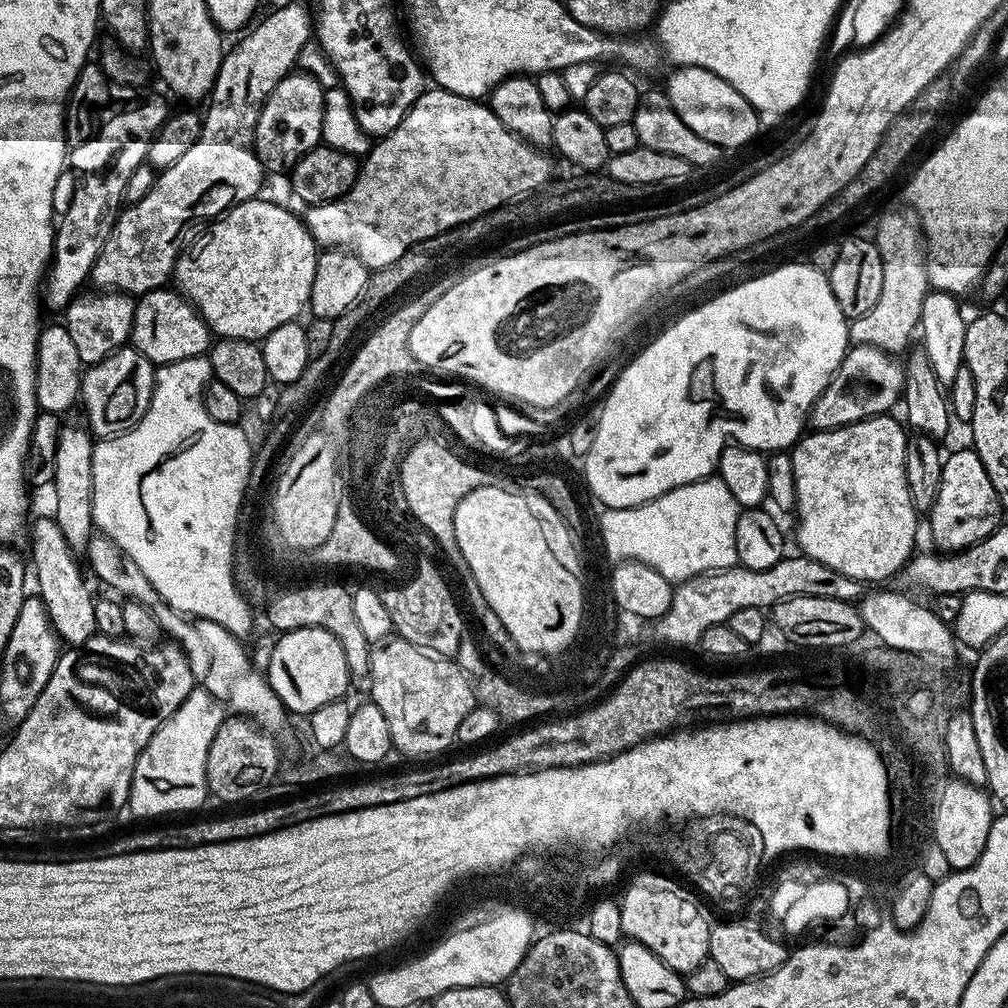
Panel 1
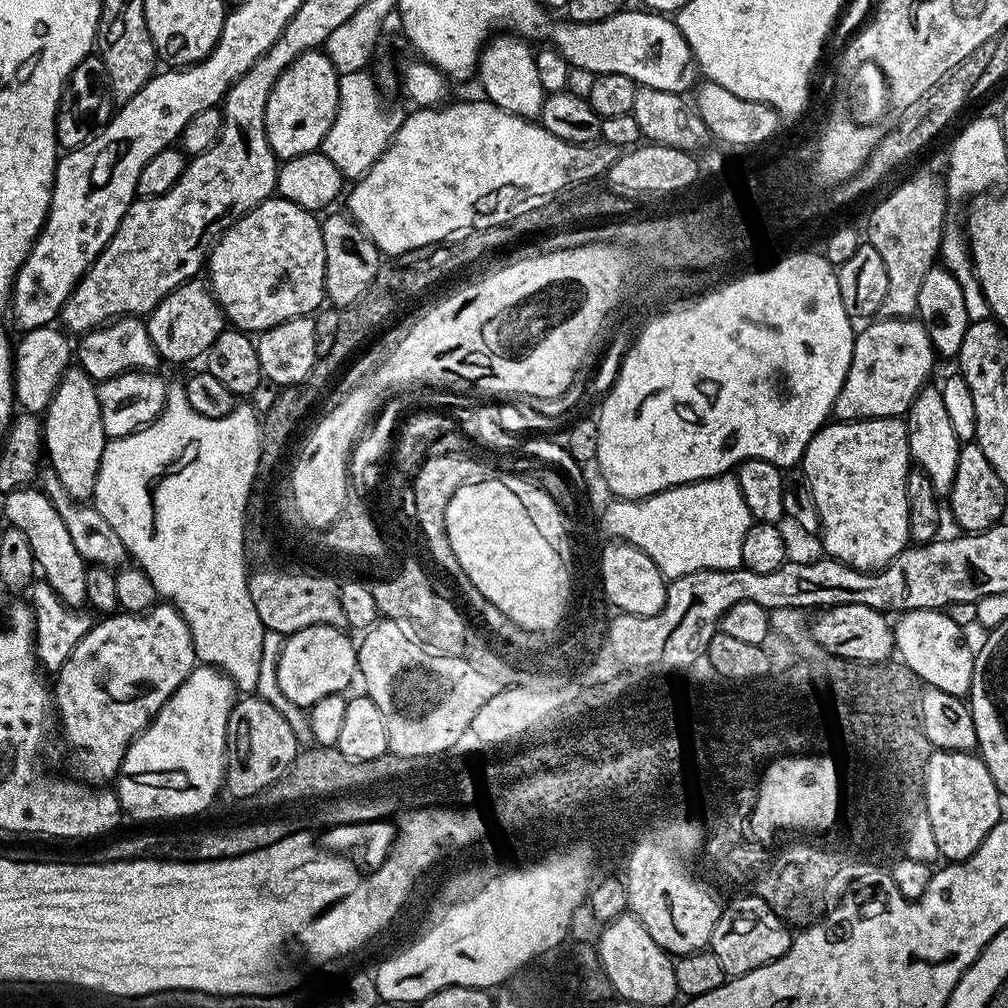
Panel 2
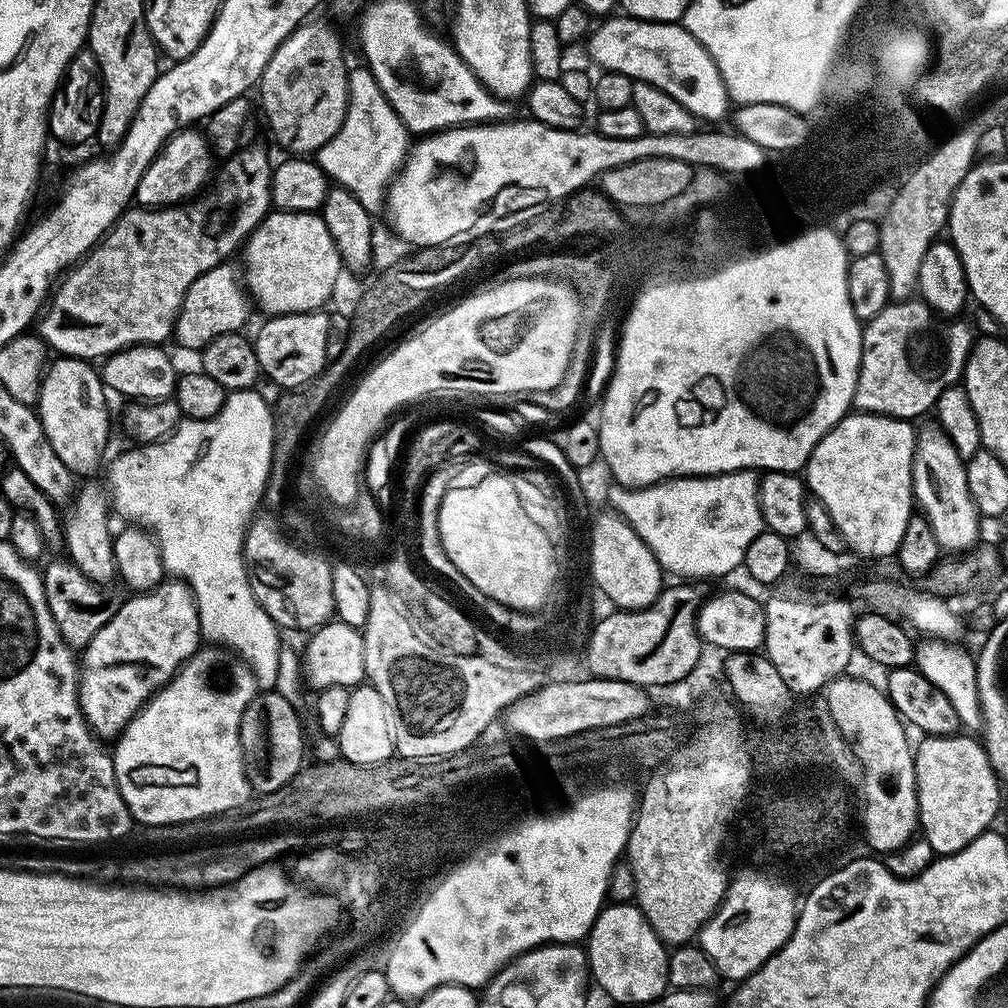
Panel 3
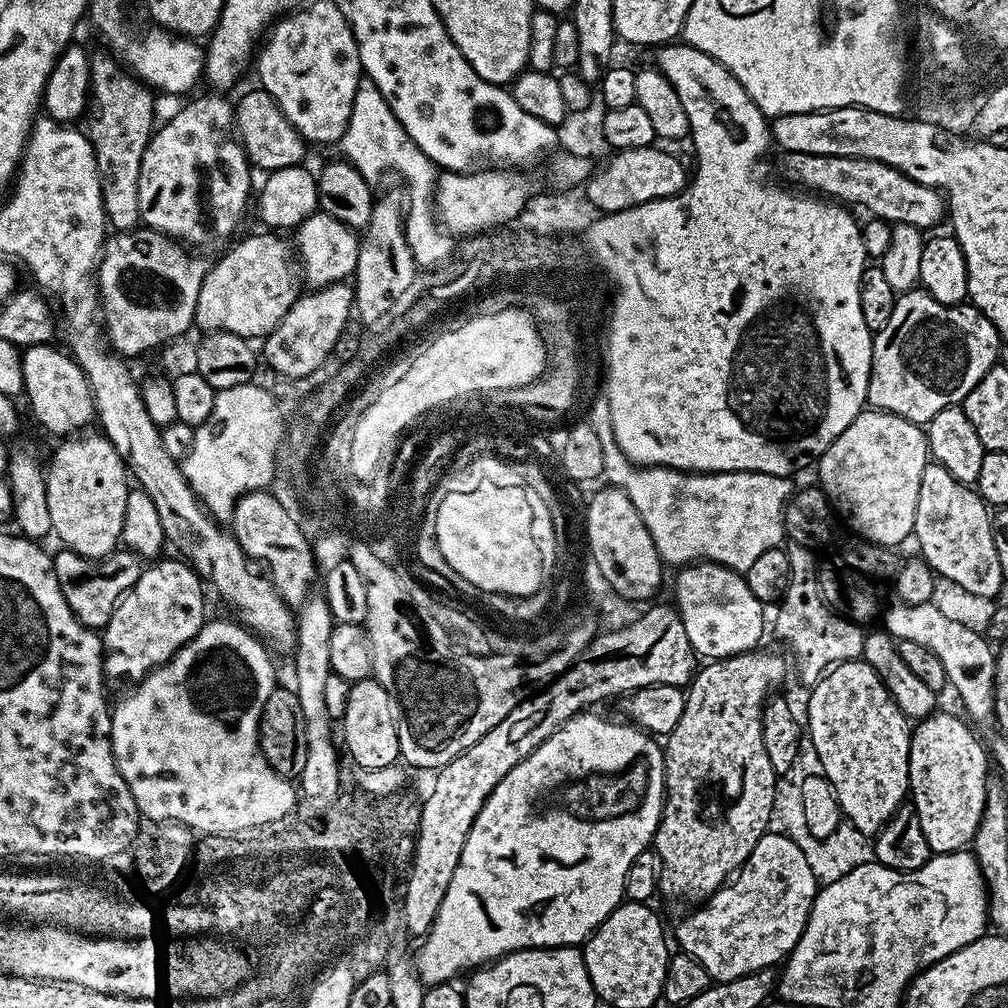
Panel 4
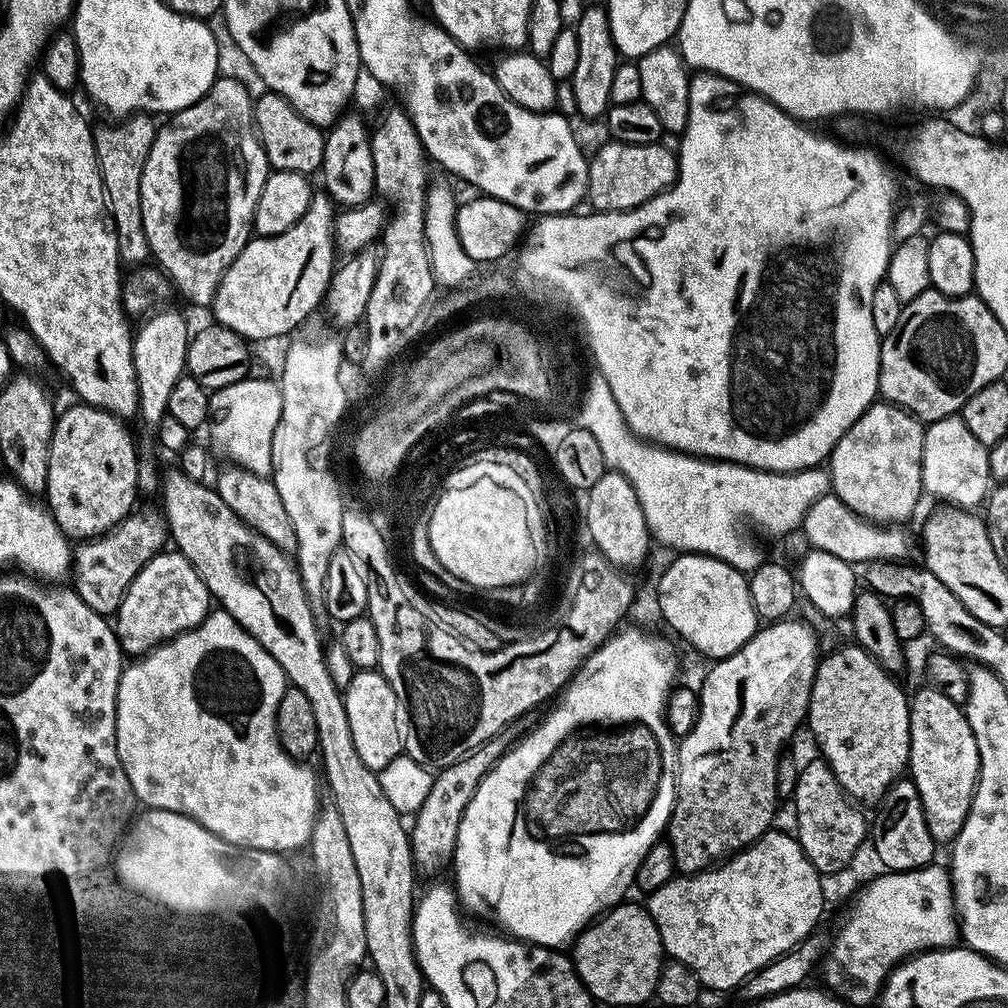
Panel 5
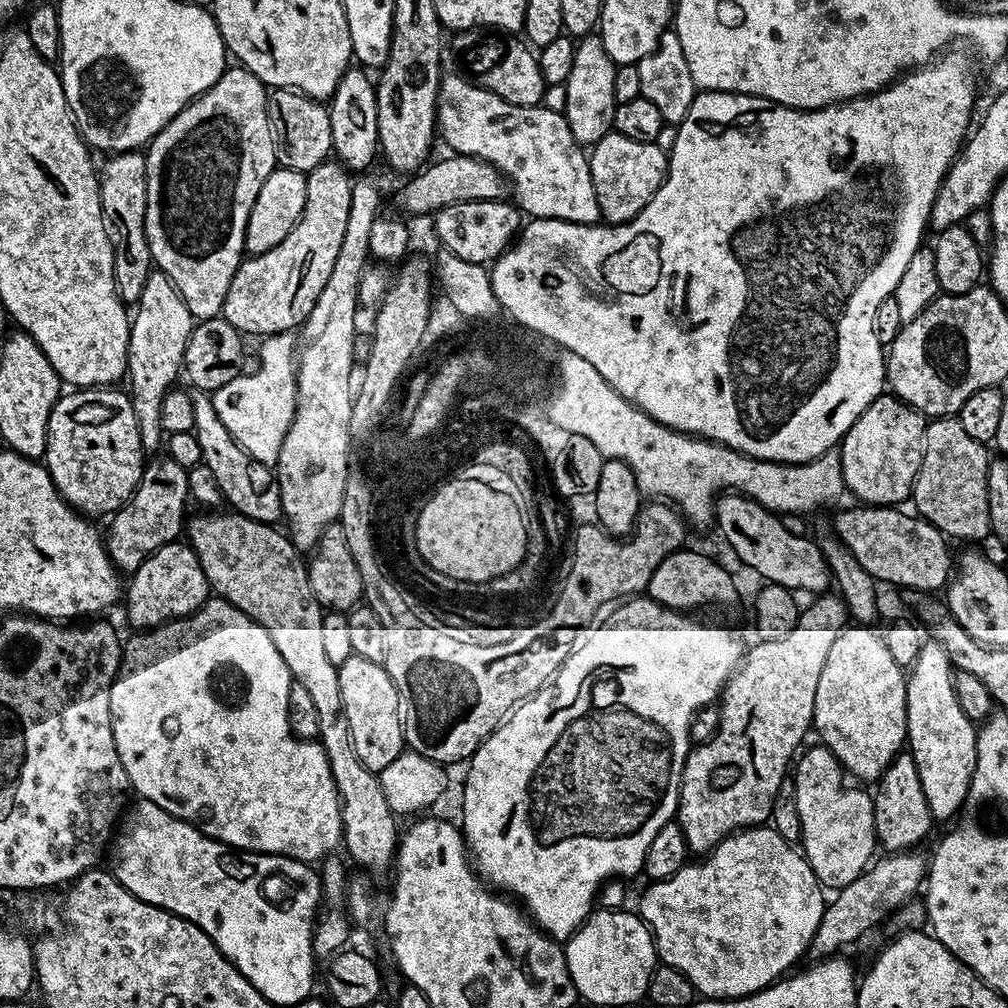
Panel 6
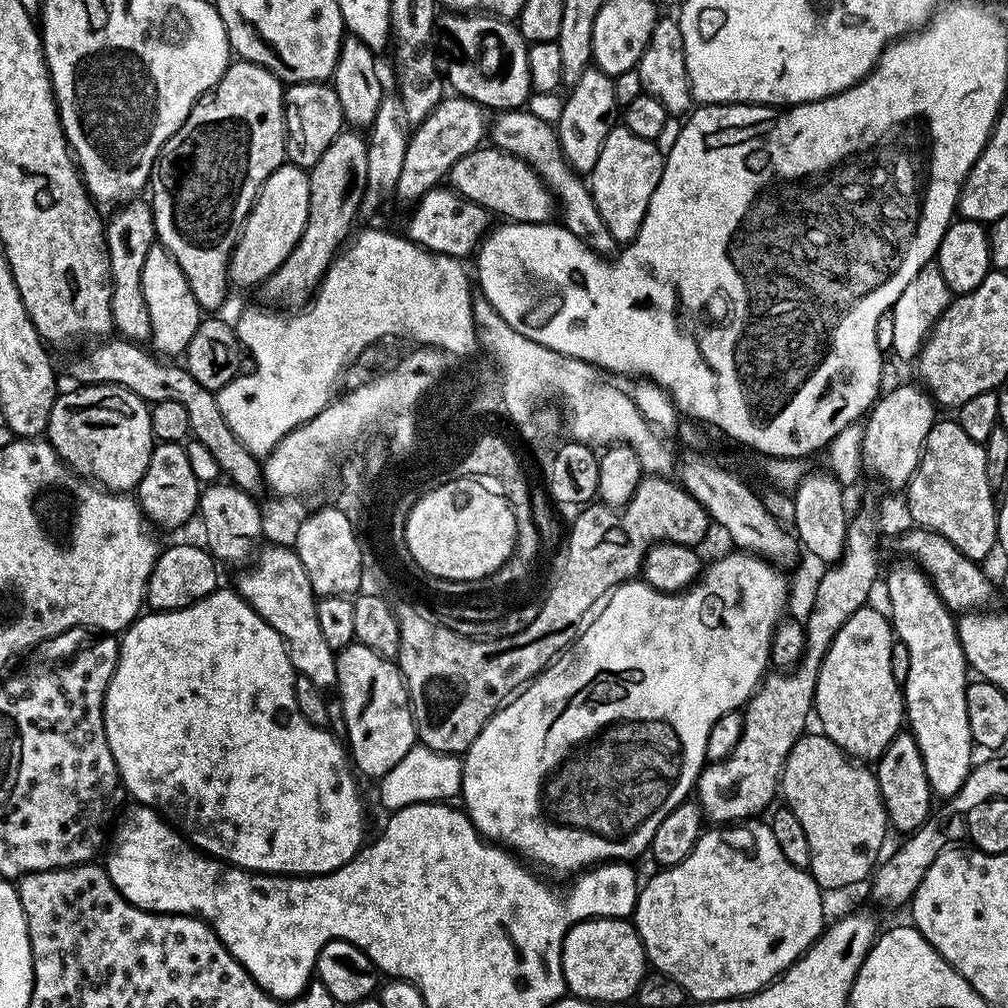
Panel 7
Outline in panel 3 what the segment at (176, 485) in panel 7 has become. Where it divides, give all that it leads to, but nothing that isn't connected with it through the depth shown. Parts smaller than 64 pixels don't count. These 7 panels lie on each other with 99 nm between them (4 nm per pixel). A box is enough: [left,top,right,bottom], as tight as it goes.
[42,561,126,650]

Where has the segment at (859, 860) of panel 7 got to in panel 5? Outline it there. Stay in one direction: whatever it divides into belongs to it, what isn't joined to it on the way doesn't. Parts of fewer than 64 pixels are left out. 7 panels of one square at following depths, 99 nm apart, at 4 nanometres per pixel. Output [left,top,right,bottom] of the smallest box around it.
[794,759,866,874]

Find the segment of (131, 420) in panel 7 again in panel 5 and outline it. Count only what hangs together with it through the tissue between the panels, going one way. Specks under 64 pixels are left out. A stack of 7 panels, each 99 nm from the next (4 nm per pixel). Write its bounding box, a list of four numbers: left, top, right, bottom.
[44,404,138,542]

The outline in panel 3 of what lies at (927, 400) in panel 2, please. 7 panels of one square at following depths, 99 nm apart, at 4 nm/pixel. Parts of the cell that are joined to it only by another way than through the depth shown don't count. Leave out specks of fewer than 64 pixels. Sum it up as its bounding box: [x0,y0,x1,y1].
[912,422,982,554]

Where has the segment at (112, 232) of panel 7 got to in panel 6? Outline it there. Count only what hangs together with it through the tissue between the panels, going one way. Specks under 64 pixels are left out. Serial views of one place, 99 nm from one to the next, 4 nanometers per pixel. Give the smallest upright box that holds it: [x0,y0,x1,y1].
[99,151,154,301]

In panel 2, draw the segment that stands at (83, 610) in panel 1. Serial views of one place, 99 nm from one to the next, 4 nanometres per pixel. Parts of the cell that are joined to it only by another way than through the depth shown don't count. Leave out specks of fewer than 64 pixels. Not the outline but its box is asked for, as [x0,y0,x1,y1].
[3,486,89,609]

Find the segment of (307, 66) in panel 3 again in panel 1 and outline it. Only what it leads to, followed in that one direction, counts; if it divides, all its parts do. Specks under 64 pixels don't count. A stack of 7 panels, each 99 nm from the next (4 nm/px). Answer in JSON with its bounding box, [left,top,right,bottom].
[256,71,325,173]

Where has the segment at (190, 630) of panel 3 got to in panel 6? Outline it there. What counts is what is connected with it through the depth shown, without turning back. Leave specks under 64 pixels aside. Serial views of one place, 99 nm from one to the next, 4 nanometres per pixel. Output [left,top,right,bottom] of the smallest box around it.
[126,542,210,630]

